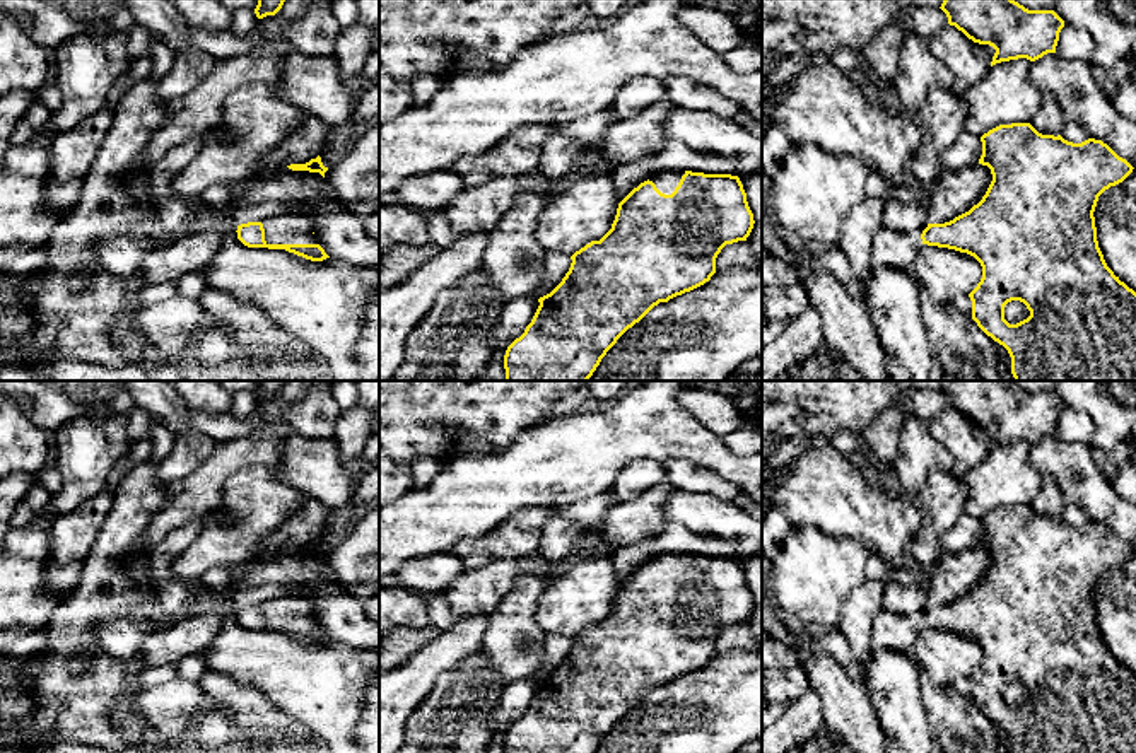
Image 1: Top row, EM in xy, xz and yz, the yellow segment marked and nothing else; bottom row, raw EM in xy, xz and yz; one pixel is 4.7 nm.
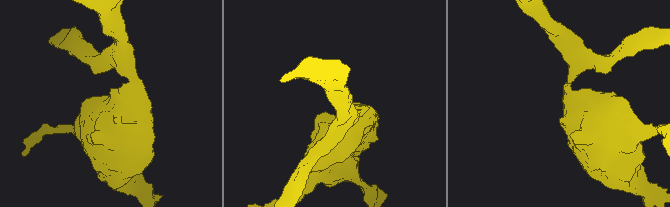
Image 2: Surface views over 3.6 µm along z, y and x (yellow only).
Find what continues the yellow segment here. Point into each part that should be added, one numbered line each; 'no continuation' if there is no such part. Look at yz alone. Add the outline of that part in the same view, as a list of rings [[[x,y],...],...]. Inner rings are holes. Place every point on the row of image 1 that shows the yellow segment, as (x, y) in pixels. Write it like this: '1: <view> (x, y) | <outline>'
1: yz (890, 248) | [[[883,225],[871,242],[871,268],[893,266],[911,270],[921,246],[921,234],[904,234]]]

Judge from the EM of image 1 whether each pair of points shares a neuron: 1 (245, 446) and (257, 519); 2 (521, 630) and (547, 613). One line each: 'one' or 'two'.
1: two
2: two

